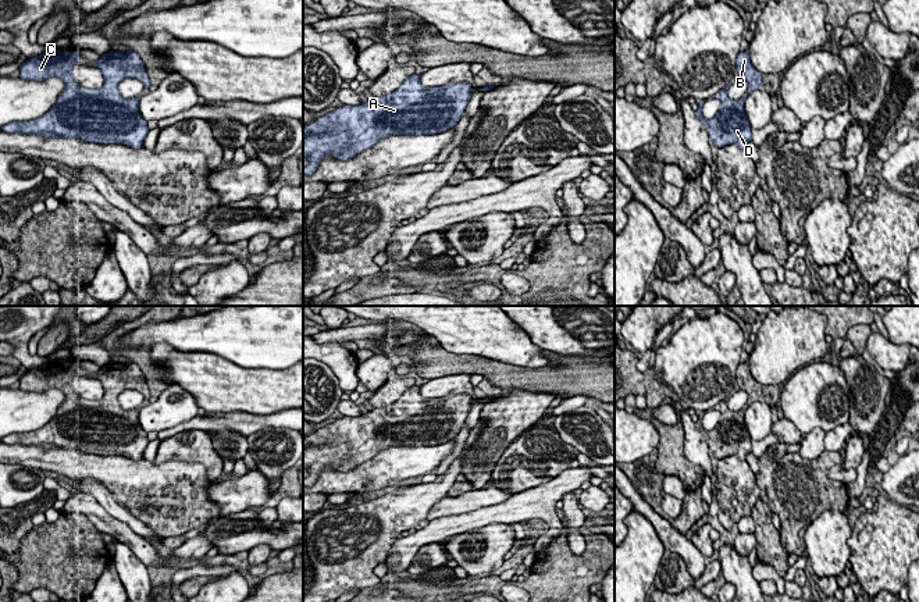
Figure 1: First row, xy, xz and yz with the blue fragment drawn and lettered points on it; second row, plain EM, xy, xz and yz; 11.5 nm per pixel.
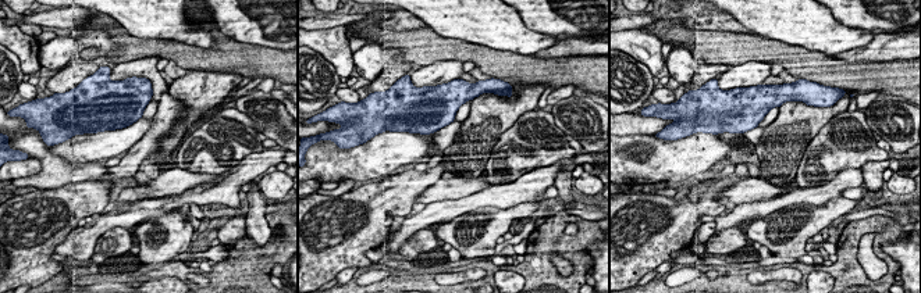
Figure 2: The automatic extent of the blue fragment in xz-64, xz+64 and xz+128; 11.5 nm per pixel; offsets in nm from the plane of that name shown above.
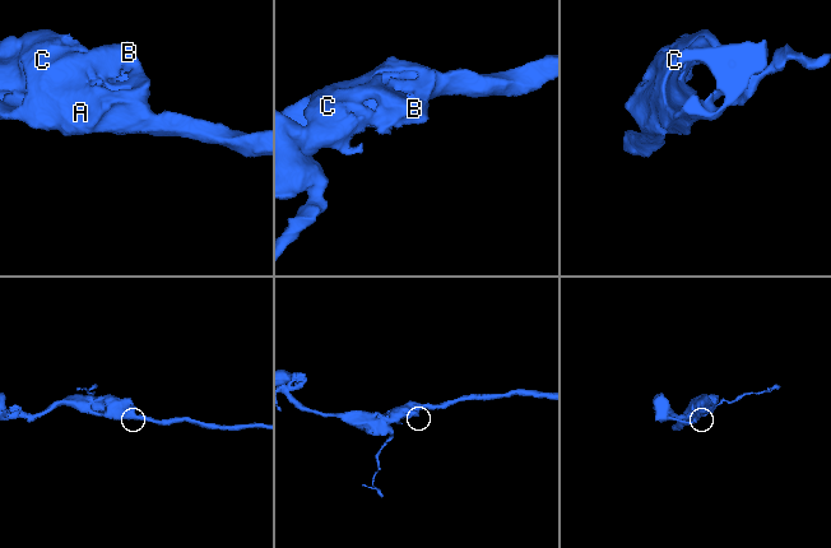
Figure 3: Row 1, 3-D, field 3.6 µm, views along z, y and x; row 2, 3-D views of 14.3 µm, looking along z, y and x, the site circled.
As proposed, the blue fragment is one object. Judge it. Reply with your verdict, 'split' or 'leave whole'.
leave whole

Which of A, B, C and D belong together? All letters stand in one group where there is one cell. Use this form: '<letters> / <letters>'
A B C D

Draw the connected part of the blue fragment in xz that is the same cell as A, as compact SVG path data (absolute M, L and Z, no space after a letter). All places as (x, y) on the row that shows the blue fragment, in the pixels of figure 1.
M413 74L387 96L373 96L360 104L343 104L303 127L303 157L309 160L303 175L311 175L327 154L346 161L391 135L435 135L455 128L471 97L471 85L456 82L424 89L420 76Z

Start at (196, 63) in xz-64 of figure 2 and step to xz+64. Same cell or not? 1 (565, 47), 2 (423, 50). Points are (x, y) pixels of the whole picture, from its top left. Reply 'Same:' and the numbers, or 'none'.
Same: 2

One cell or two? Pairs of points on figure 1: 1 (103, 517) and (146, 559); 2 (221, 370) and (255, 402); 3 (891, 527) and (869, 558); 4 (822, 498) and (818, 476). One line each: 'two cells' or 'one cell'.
1: one cell
2: one cell
3: one cell
4: one cell

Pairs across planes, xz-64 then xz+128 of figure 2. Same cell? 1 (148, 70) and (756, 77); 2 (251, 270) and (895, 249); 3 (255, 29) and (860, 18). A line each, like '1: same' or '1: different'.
1: same
2: different
3: same

